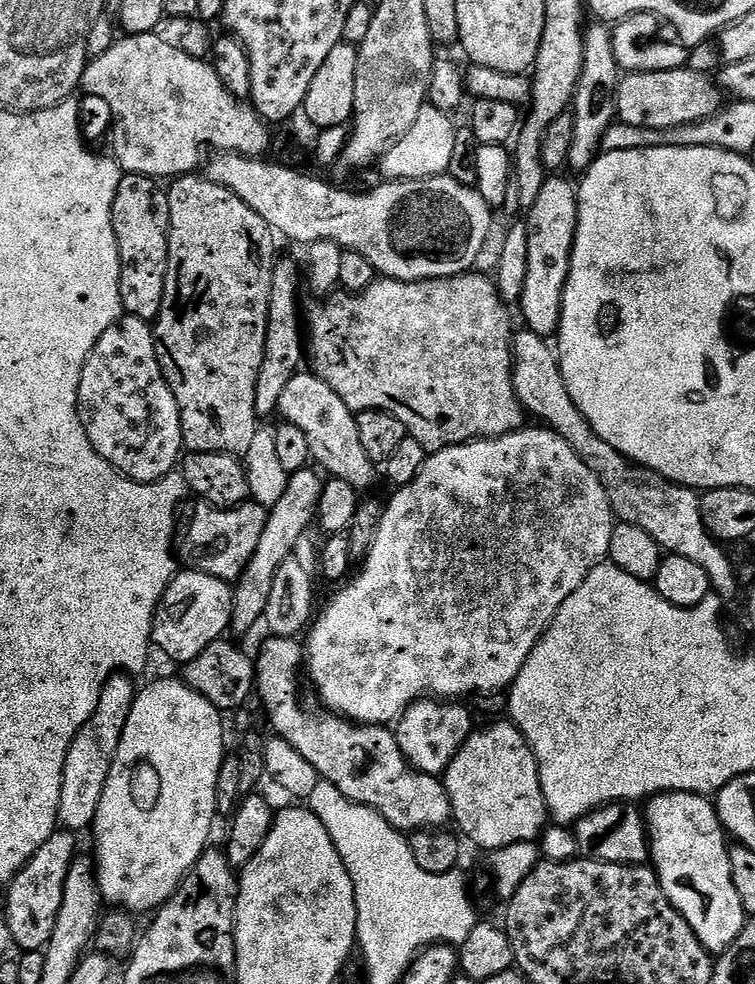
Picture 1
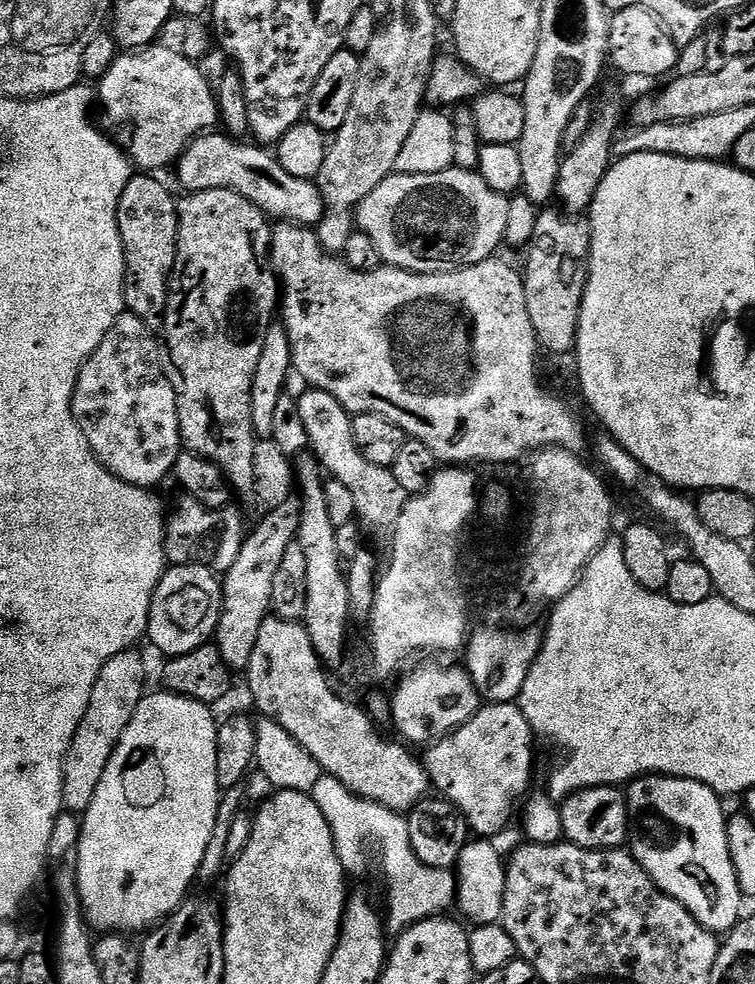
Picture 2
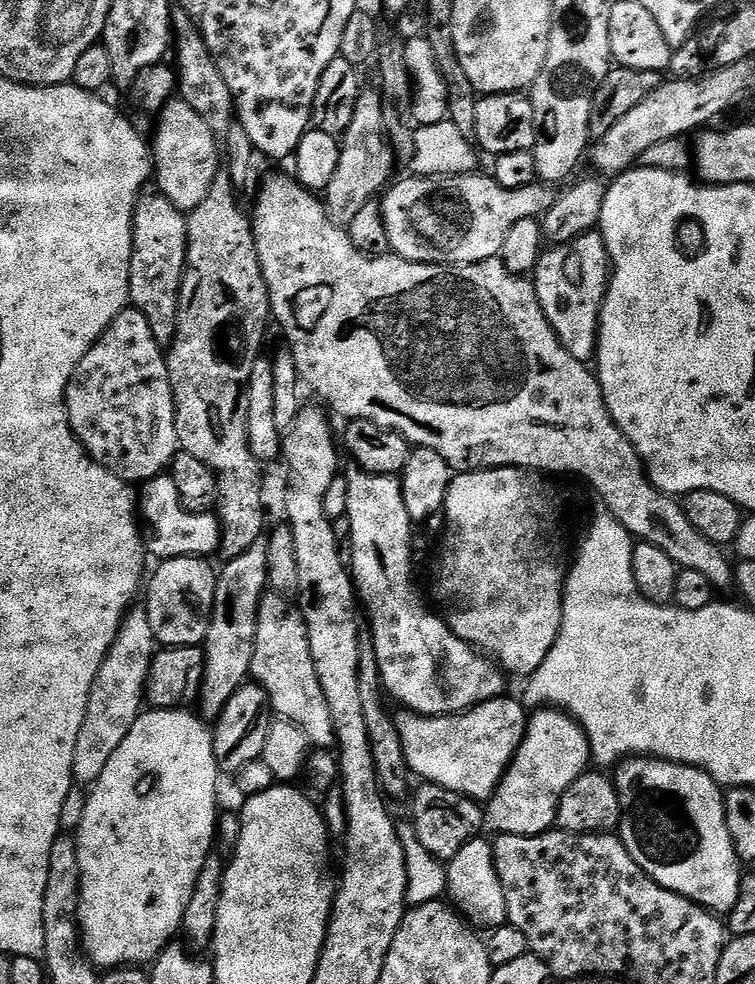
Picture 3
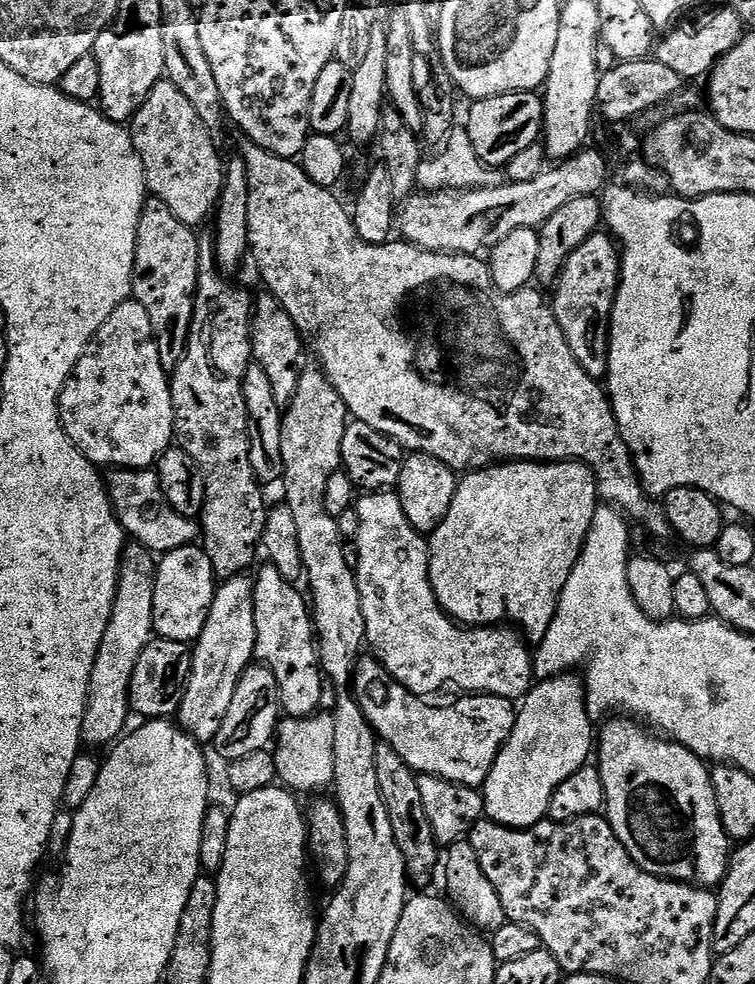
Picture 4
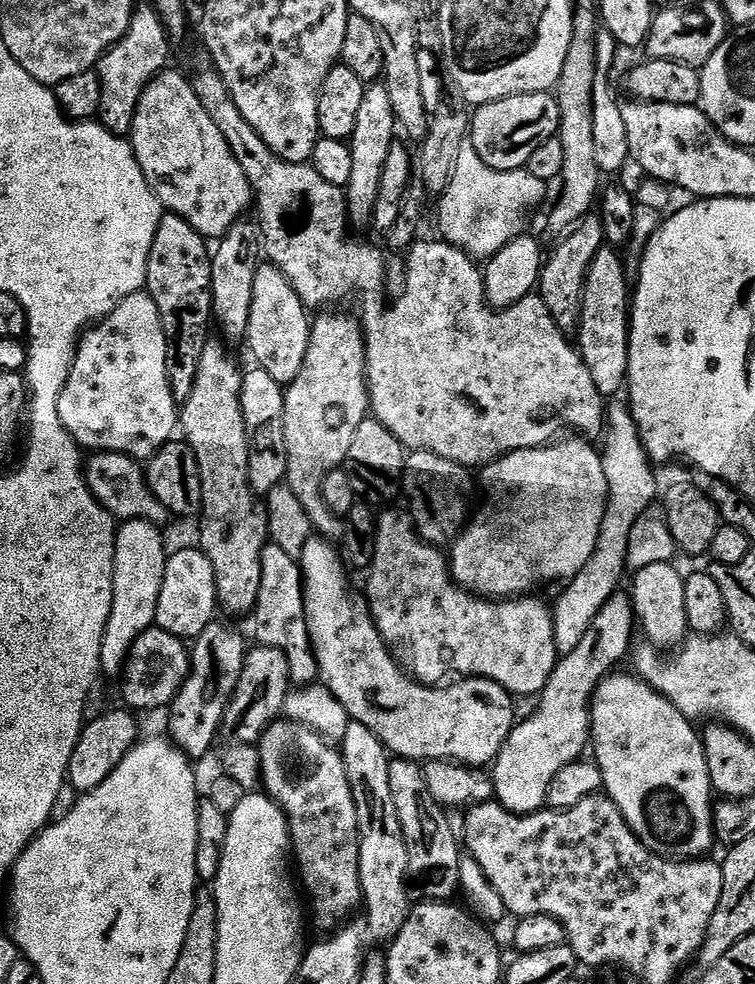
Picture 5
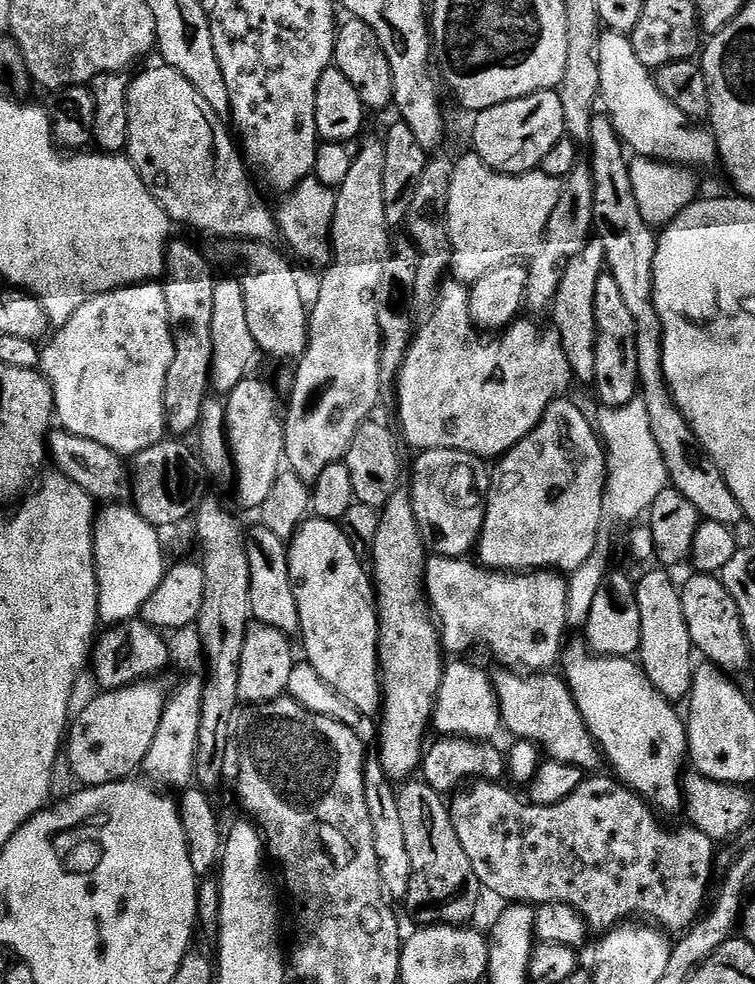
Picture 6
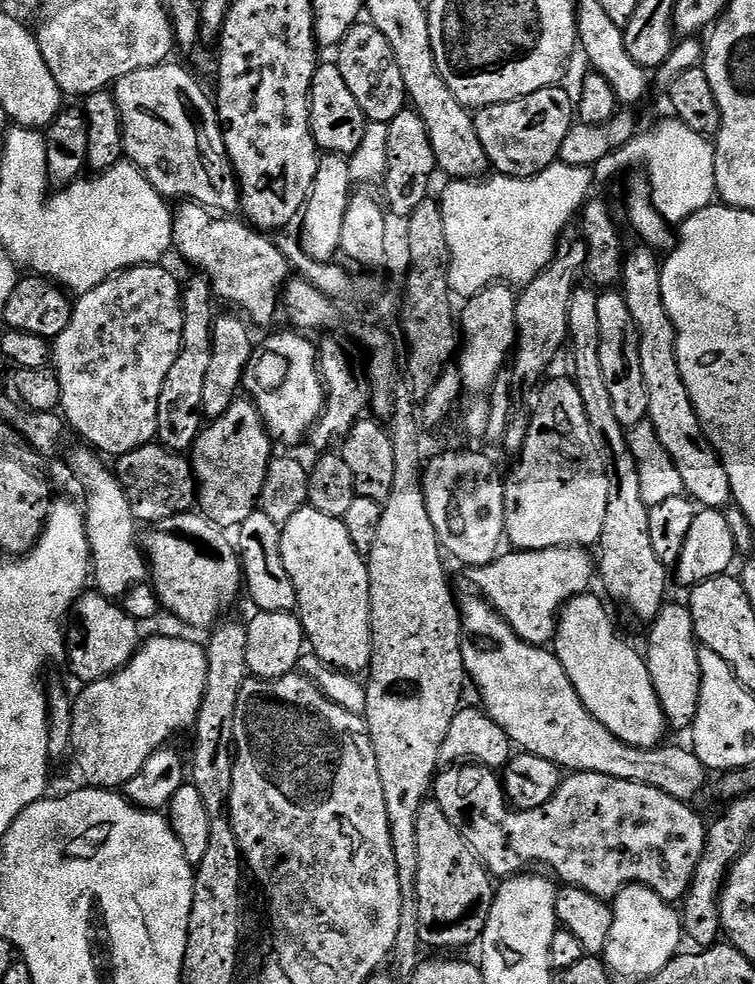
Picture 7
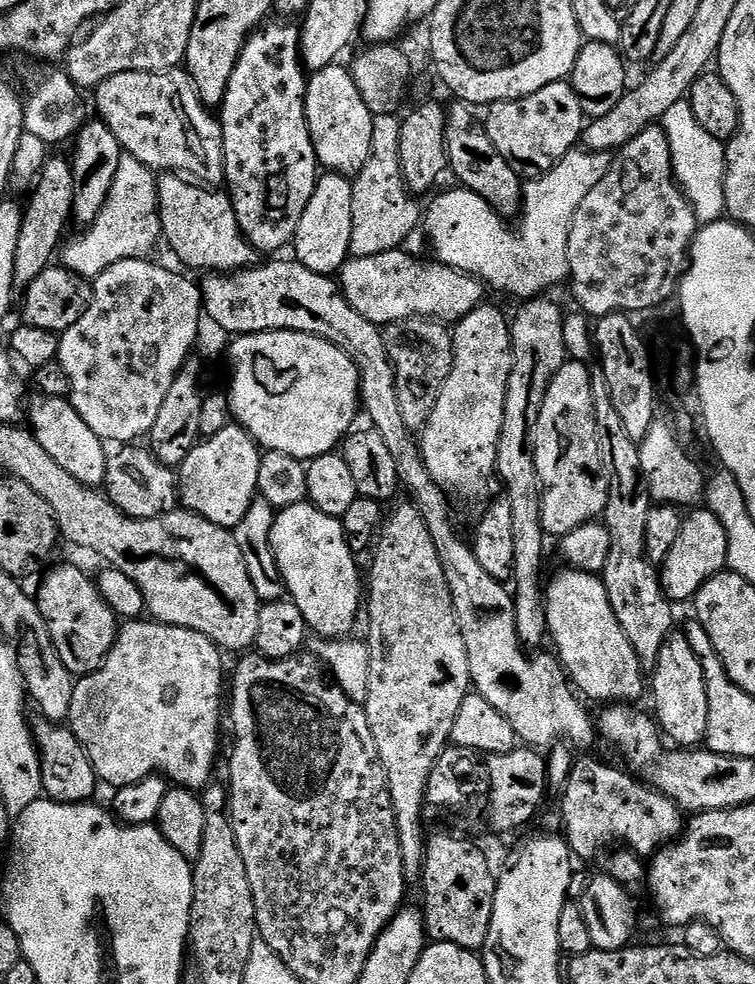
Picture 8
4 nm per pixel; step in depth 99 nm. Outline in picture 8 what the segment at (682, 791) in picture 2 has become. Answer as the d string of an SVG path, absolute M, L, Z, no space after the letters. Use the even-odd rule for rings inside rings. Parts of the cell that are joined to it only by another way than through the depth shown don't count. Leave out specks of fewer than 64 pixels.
M564 566L549 584L547 581L544 609L548 636L556 643L558 659L569 681L585 697L604 700L600 702L636 702L643 692L645 695L645 669L638 662L638 654L634 654L634 646L622 634L618 618L610 610L604 581L597 573Z

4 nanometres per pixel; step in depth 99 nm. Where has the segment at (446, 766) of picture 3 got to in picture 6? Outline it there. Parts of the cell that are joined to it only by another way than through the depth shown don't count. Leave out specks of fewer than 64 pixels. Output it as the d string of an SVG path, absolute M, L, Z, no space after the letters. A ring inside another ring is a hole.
M309 518L293 534L288 544L288 565L294 586L294 598L298 602L298 636L299 639L304 639L307 663L312 664L314 670L322 674L322 679L334 686L334 690L338 690L338 694L342 694L342 698L351 702L363 716L375 717L382 708L380 619L376 613L374 584L365 561L360 560L358 554L354 554L350 538L346 538L343 527L337 521ZM449 663L444 670L444 682L440 687L440 694L436 699L436 712L432 716L435 731L440 731L441 737L464 736L467 740L491 741L492 736L502 732L500 718L500 702L496 687L492 685L492 676L484 673L476 664L452 664Z

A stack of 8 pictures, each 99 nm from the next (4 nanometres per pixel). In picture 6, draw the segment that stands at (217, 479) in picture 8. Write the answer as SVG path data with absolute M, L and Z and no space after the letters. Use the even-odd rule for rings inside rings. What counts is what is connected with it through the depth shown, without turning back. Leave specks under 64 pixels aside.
M249 378L240 382L232 392L227 393L224 413L228 427L228 445L232 451L232 461L236 467L234 493L236 492L242 507L259 510L266 502L270 490L274 490L274 482L279 478L282 465L285 463L284 416L282 415L281 401L280 404L276 401L276 392L266 381Z

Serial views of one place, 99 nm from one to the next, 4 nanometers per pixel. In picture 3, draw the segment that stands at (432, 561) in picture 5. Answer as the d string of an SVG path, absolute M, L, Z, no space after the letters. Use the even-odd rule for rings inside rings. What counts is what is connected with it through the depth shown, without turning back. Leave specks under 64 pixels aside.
M355 466L349 469L346 515L350 520L350 571L367 623L372 623L370 635L385 693L391 699L393 696L401 709L420 716L454 716L475 704L503 697L505 673L455 636L448 623L424 605L412 585L414 521L406 510L403 483L396 476L370 474Z

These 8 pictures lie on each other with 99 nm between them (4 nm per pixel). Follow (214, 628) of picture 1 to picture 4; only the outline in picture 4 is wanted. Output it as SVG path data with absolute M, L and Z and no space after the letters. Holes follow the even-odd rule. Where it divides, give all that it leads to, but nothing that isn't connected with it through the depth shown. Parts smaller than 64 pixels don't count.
M187 544L159 557L154 586L155 635L162 640L173 640L191 645L202 634L210 606L216 597L216 571L203 547Z

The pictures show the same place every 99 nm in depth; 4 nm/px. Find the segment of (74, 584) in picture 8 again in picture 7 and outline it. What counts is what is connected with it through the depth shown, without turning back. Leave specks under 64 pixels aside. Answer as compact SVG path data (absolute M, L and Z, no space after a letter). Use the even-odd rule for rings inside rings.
M95 590L85 591L77 600L74 615L66 628L66 664L84 684L93 684L95 680L121 672L140 649L140 628L138 621L115 599Z

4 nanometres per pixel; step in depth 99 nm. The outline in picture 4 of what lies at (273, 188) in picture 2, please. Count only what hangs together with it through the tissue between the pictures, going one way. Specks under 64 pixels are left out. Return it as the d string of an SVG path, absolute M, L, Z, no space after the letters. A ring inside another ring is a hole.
M167 78L150 90L150 98L131 121L130 131L136 152L144 167L148 191L164 200L182 222L199 229L208 215L217 211L224 190L226 164L220 161L221 149L182 90Z

